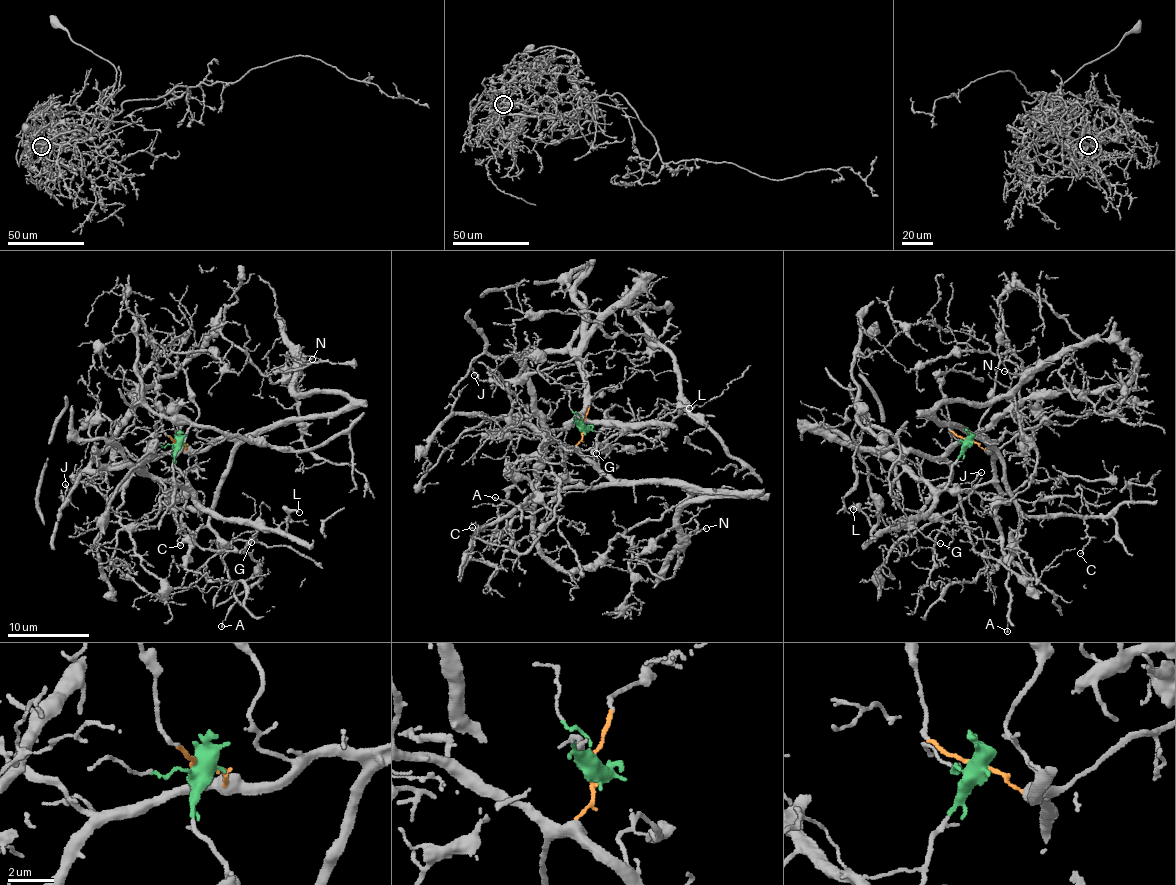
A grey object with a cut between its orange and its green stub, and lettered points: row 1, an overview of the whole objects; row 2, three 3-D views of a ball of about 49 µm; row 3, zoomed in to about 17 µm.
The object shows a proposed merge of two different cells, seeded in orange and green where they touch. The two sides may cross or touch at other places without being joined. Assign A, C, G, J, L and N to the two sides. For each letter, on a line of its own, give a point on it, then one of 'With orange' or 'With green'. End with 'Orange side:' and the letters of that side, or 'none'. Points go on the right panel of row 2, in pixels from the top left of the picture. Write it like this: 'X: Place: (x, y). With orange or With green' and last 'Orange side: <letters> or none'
A: Place: (1007, 631). With orange
C: Place: (1080, 553). With orange
G: Place: (940, 543). With green
J: Place: (981, 472). With green
L: Place: (853, 509). With green
N: Place: (1004, 371). With orange
Orange side: A, C, N

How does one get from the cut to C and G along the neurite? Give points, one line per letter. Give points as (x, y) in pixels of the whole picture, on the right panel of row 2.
C: (968, 440), (989, 451), (993, 443), (1008, 494), (1025, 513), (1064, 513), (1083, 520), (1090, 541), (1080, 554)
G: (968, 440), (967, 451), (956, 461), (945, 489), (922, 515), (908, 517), (913, 526), (939, 544)

